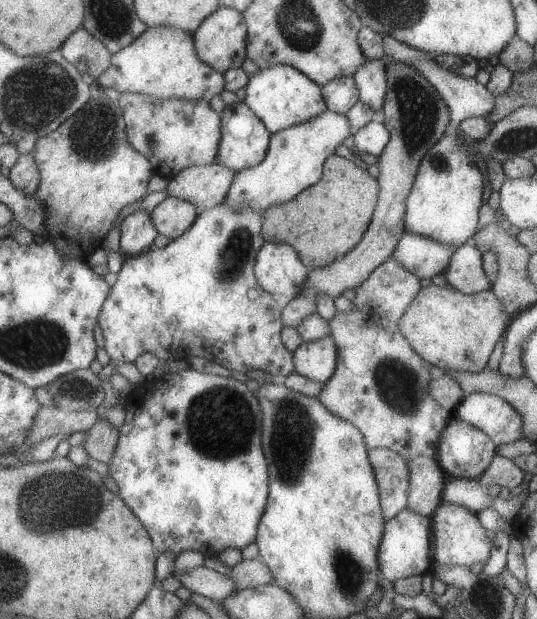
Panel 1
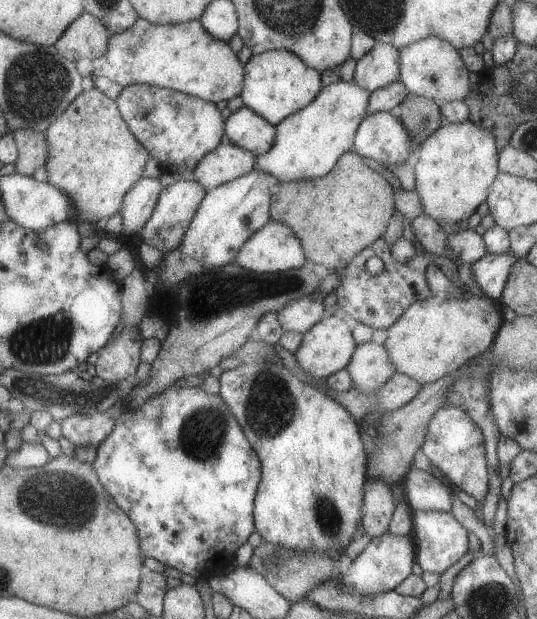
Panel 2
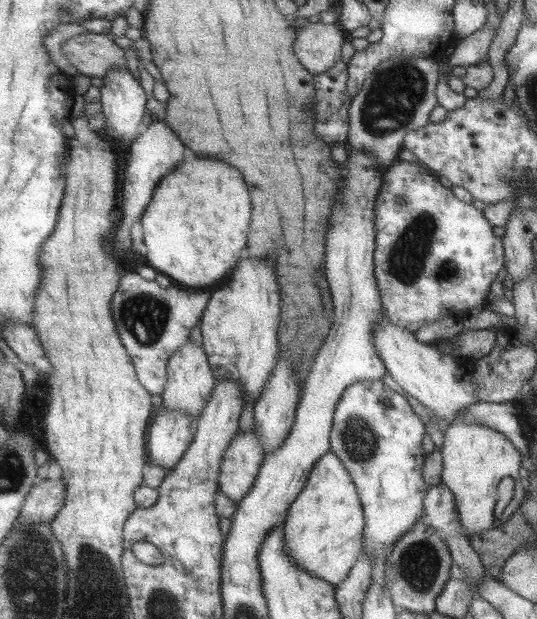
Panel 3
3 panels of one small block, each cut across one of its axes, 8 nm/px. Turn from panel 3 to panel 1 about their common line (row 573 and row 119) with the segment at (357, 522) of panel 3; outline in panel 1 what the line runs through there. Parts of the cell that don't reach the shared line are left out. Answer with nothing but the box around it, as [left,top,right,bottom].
[226,109,355,211]

